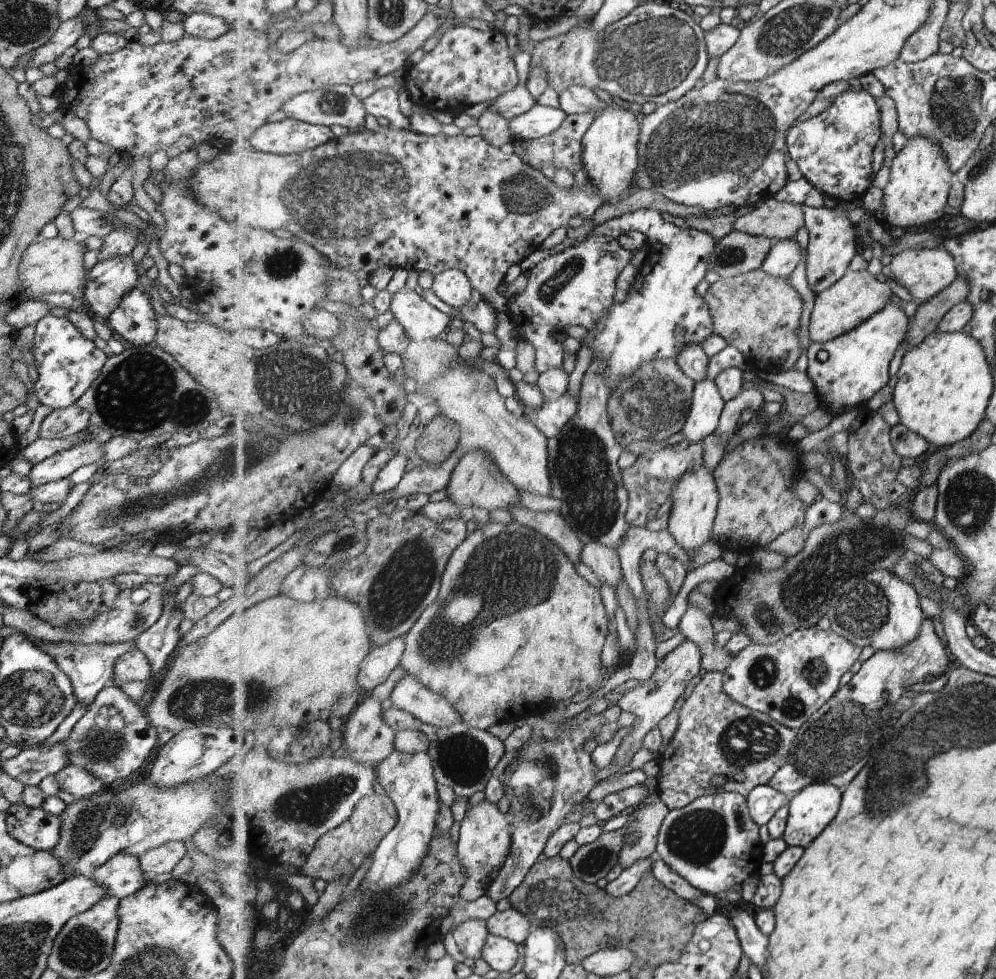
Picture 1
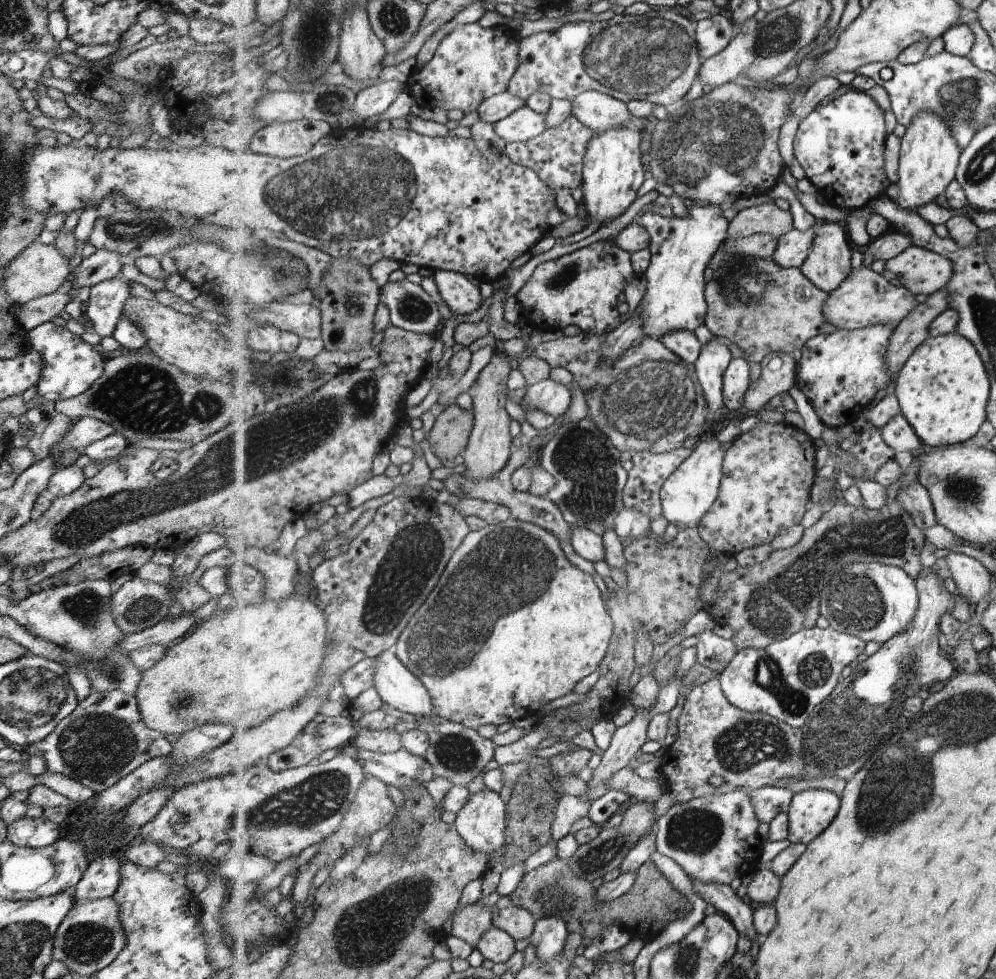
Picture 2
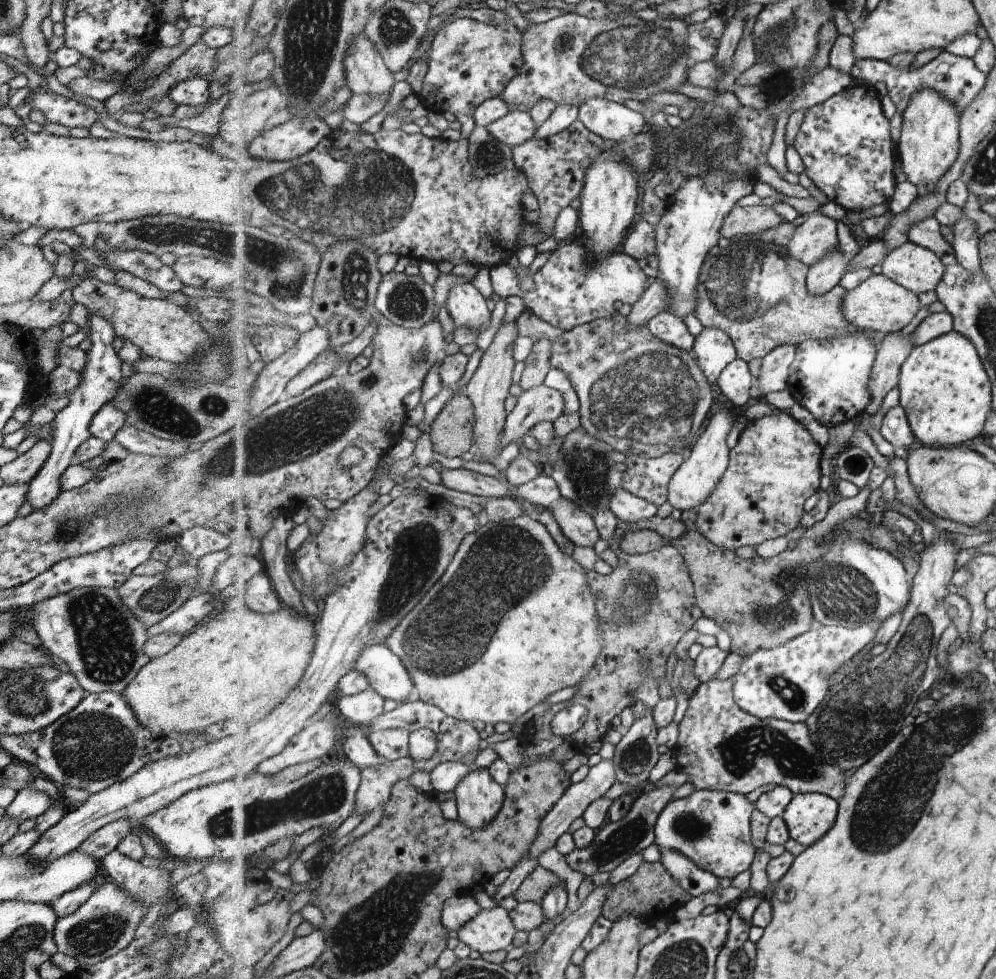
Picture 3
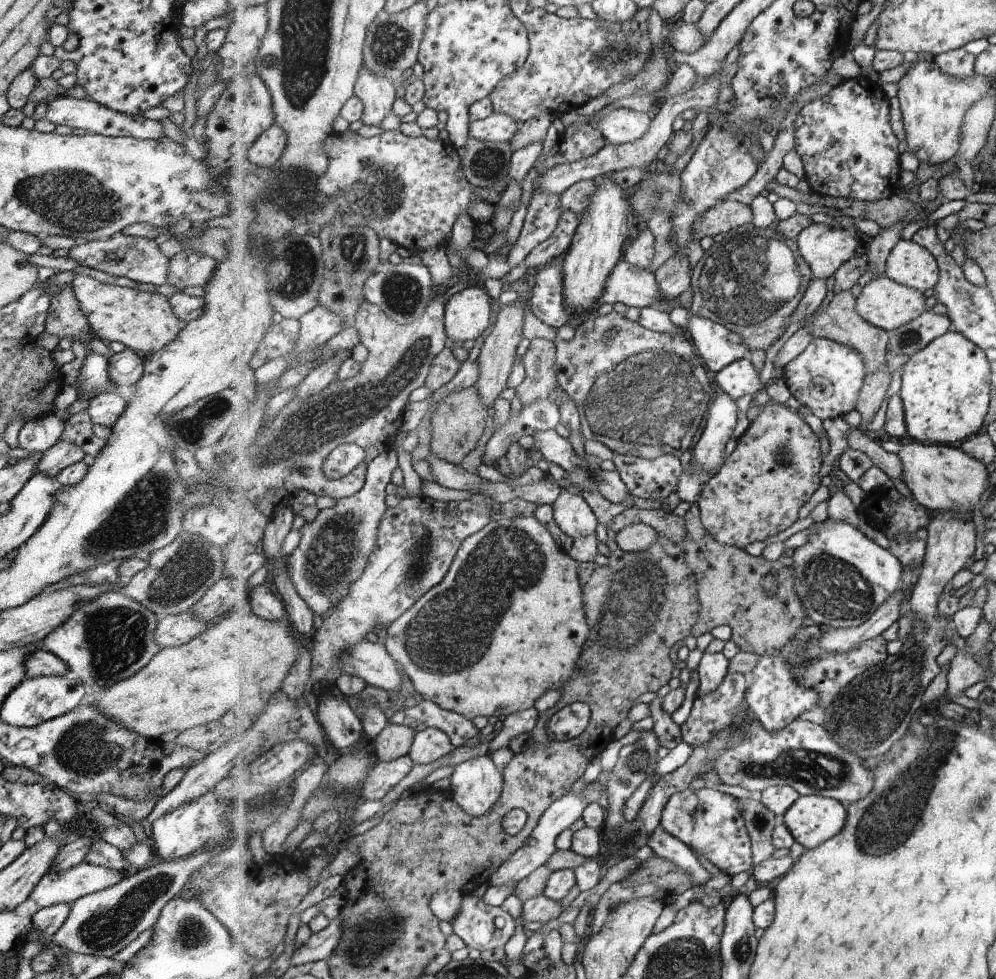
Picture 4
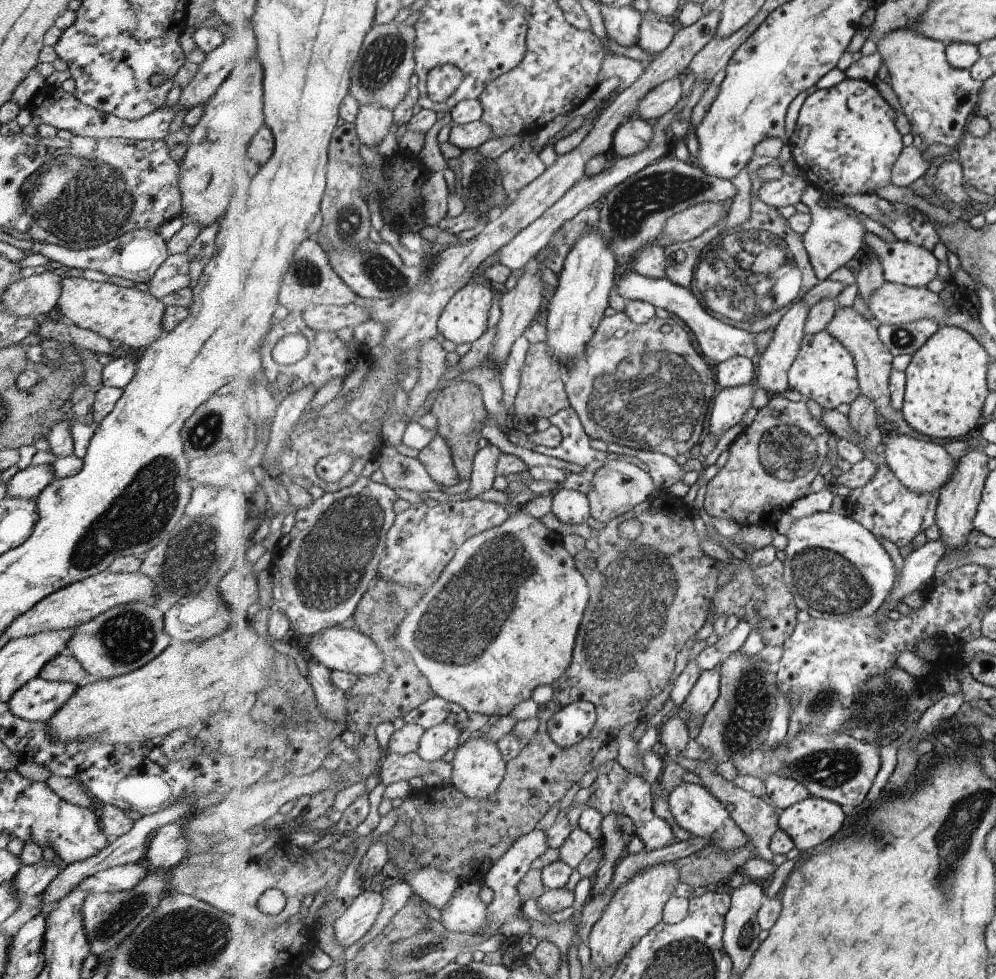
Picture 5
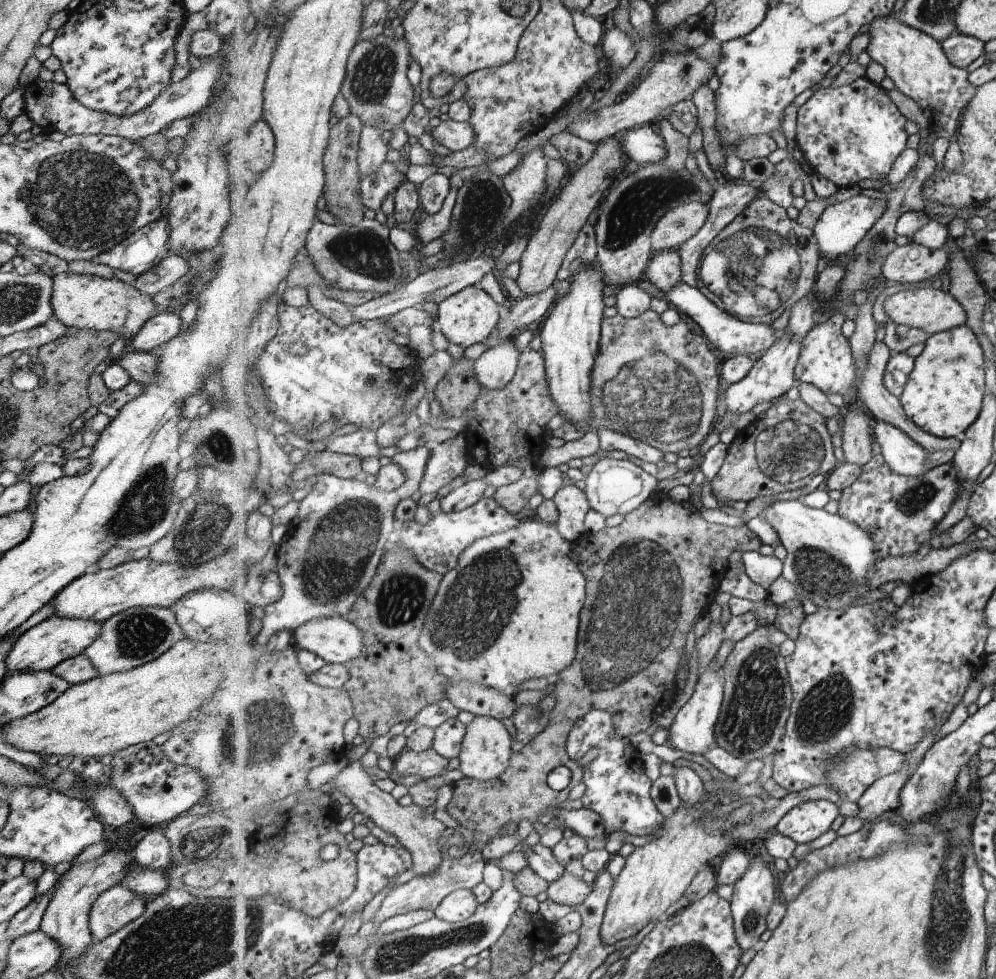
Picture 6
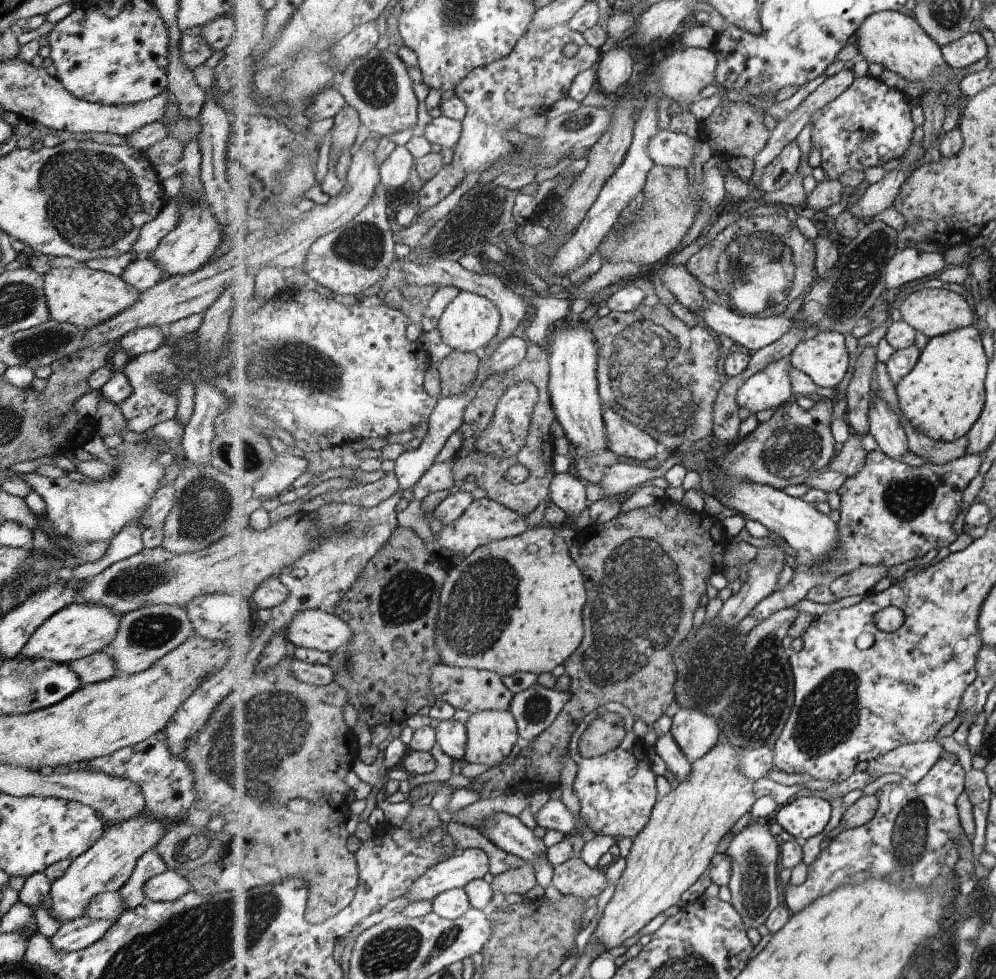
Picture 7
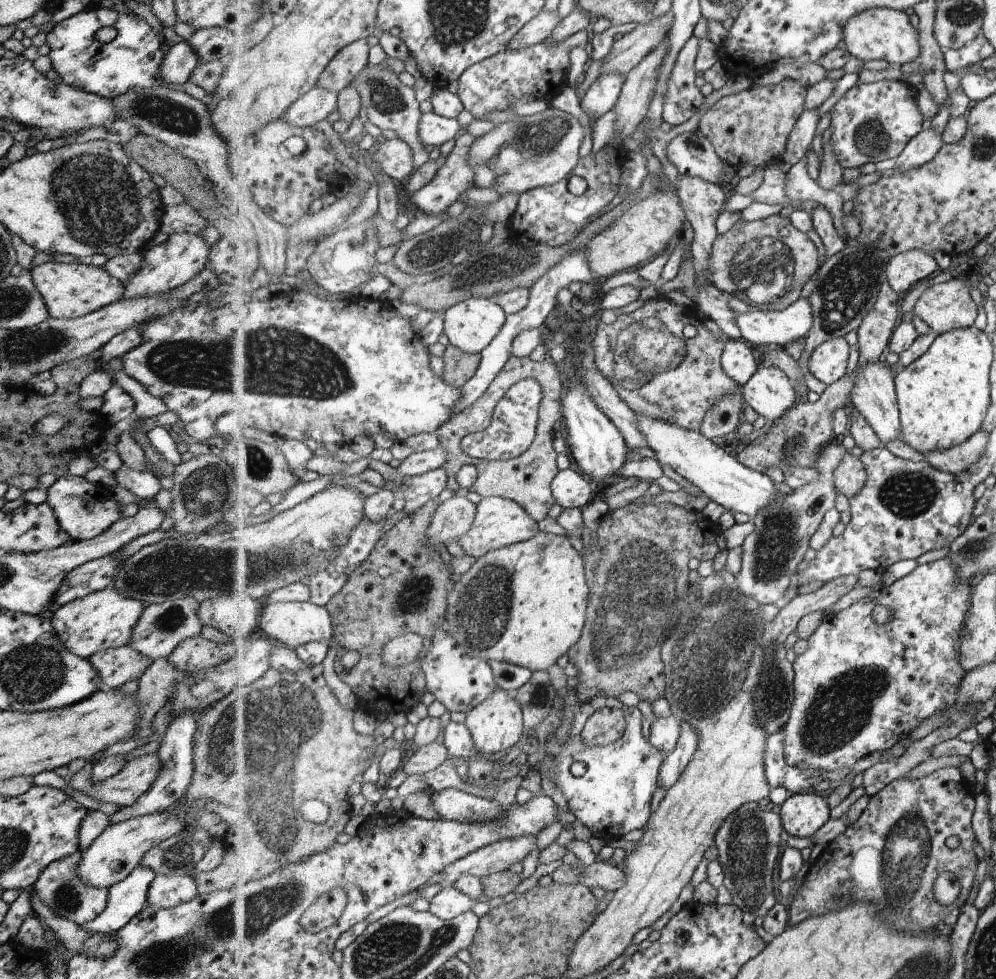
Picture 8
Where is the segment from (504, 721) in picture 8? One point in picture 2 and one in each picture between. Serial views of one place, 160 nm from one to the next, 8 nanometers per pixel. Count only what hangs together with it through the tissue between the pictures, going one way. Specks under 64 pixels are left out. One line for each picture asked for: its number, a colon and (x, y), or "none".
2: (481, 820)
3: (479, 797)
4: (477, 784)
5: (478, 768)
6: (486, 753)
7: (492, 734)

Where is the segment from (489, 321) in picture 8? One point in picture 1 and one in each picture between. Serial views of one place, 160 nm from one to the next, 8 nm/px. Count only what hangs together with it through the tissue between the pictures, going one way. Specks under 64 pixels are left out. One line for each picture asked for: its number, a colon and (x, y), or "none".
1: (452, 286)
2: (462, 297)
3: (467, 307)
4: (468, 313)
5: (466, 317)
6: (466, 319)
7: (470, 321)

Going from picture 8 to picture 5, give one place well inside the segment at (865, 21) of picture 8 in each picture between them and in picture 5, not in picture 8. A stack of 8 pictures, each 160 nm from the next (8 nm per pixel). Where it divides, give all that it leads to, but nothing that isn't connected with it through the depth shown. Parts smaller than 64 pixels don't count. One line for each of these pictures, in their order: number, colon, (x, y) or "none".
5: (938, 99)
6: (916, 62)
7: (897, 41)

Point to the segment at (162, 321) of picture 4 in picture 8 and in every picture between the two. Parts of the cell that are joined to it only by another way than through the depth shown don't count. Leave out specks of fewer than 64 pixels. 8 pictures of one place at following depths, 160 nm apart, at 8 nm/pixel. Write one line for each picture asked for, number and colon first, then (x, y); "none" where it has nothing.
5: (132, 316)
6: (78, 301)
7: (83, 297)
8: (69, 290)

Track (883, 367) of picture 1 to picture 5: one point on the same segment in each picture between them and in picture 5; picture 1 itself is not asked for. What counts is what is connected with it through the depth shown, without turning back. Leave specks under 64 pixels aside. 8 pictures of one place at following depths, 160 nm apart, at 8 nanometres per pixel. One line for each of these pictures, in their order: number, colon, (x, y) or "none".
2: (840, 373)
3: (830, 378)
4: (828, 376)
5: (825, 371)

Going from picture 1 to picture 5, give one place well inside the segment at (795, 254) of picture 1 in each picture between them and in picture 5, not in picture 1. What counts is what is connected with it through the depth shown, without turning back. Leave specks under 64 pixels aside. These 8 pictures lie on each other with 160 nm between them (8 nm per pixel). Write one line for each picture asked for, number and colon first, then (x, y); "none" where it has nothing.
2: (794, 248)
3: (813, 240)
4: (826, 248)
5: (836, 235)

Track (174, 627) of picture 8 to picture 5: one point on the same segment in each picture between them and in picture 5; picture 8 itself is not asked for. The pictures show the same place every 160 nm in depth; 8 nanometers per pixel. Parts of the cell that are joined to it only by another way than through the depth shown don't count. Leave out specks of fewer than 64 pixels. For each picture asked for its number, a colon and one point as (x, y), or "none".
5: (123, 638)
6: (133, 637)
7: (144, 635)

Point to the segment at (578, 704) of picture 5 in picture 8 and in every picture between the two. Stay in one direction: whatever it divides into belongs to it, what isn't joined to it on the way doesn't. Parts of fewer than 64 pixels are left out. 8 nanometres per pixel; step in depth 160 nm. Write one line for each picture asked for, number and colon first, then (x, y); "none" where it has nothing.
6: (618, 790)
7: (617, 790)
8: (613, 797)

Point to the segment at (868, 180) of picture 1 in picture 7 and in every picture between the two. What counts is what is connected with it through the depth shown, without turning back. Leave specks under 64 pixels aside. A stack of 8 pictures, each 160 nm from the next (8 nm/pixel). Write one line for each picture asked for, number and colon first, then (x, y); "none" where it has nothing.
2: (841, 145)
3: (846, 144)
4: (849, 150)
5: (846, 142)
6: (856, 132)
7: (870, 123)

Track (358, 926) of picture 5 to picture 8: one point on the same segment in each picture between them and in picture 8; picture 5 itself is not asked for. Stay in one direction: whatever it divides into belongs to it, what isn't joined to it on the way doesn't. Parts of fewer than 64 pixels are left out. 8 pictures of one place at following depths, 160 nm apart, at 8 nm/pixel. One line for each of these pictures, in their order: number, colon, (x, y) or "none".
6: (426, 892)
7: (457, 871)
8: (497, 857)

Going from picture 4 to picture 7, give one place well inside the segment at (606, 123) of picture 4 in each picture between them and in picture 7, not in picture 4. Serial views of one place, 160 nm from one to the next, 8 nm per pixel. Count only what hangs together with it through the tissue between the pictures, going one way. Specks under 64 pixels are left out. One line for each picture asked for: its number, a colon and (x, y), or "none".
5: (634, 136)
6: (644, 145)
7: (668, 149)

